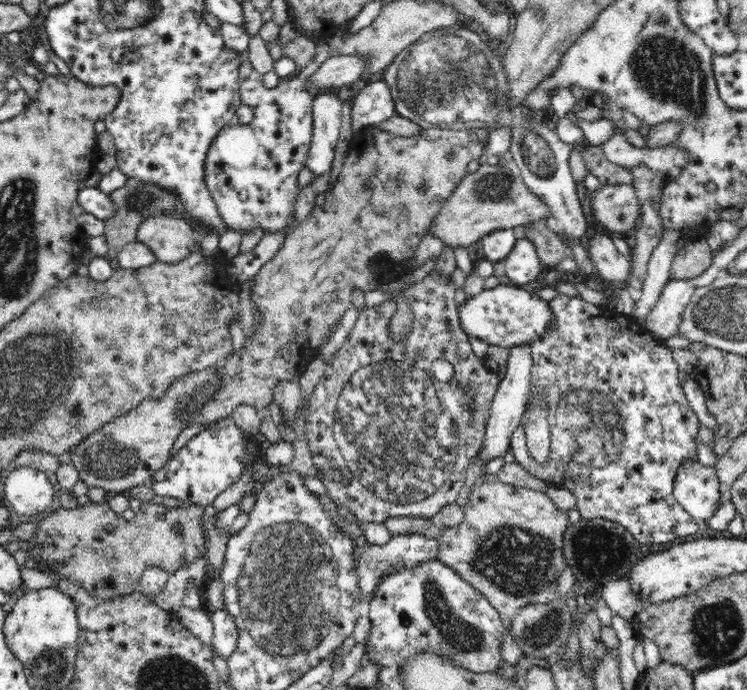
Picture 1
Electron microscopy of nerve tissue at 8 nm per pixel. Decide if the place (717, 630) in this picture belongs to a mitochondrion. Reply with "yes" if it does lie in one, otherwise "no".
yes

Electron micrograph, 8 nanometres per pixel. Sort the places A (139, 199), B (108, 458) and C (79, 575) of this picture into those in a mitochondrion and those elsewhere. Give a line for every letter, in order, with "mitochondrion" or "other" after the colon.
A: mitochondrion
B: mitochondrion
C: other

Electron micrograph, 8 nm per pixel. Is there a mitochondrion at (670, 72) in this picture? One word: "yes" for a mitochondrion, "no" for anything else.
yes

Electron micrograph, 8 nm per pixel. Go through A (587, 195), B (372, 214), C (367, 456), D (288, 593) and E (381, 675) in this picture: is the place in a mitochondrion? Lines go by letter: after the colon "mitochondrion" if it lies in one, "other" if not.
A: other
B: other
C: mitochondrion
D: mitochondrion
E: other

